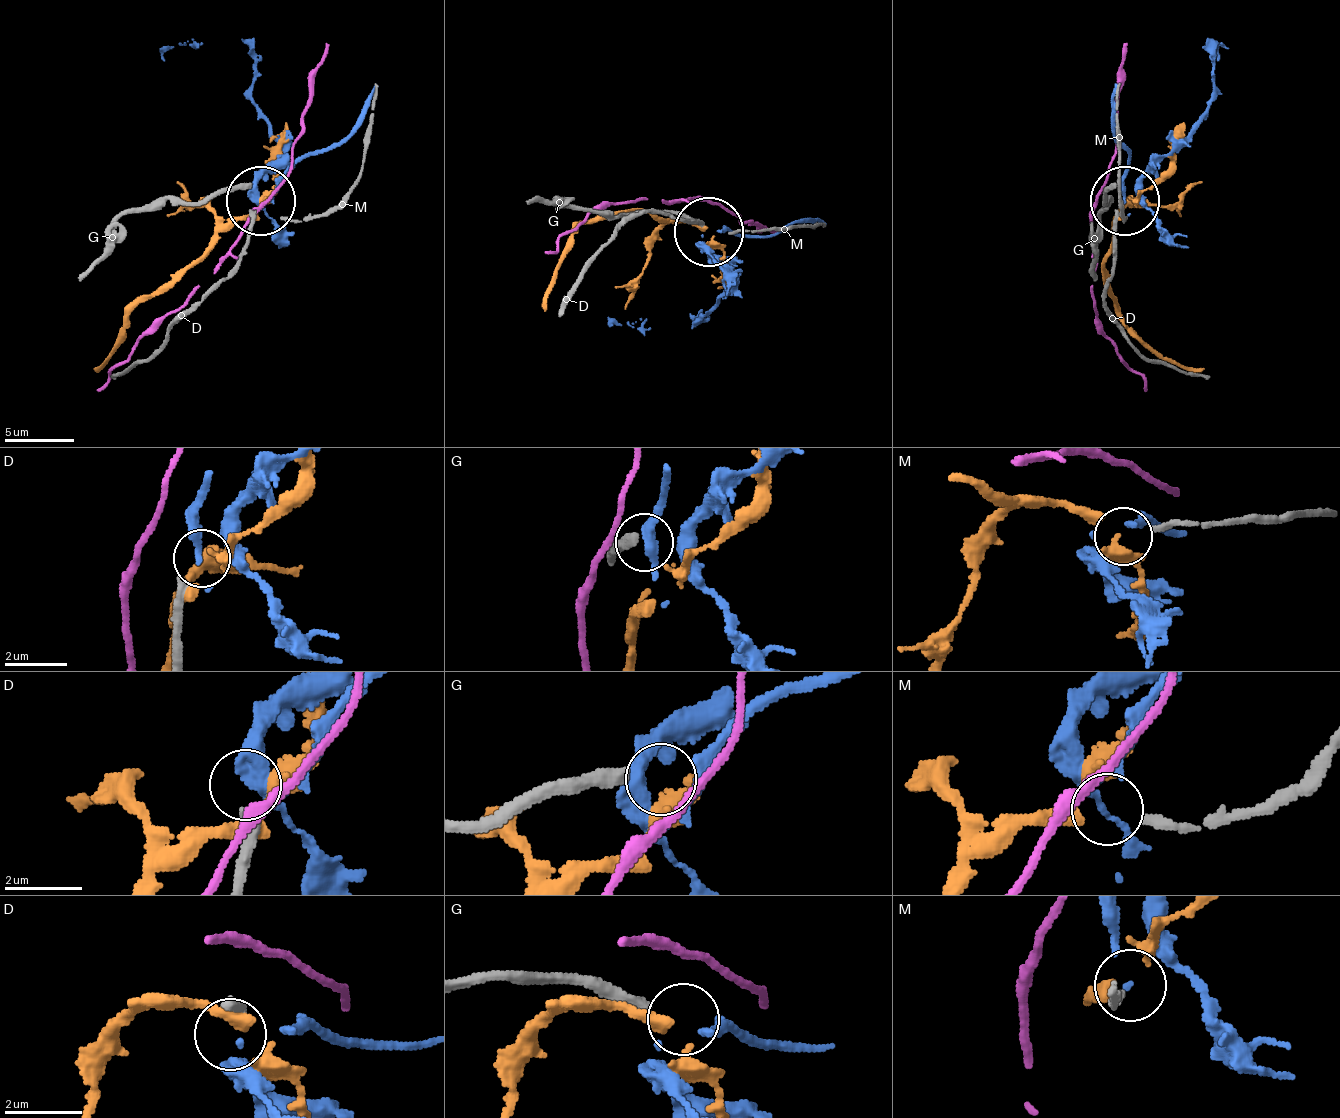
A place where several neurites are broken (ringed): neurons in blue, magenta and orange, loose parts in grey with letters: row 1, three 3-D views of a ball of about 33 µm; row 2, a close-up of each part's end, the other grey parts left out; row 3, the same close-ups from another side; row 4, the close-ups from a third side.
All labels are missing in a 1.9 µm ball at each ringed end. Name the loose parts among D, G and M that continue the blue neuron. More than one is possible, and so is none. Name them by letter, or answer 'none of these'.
G

